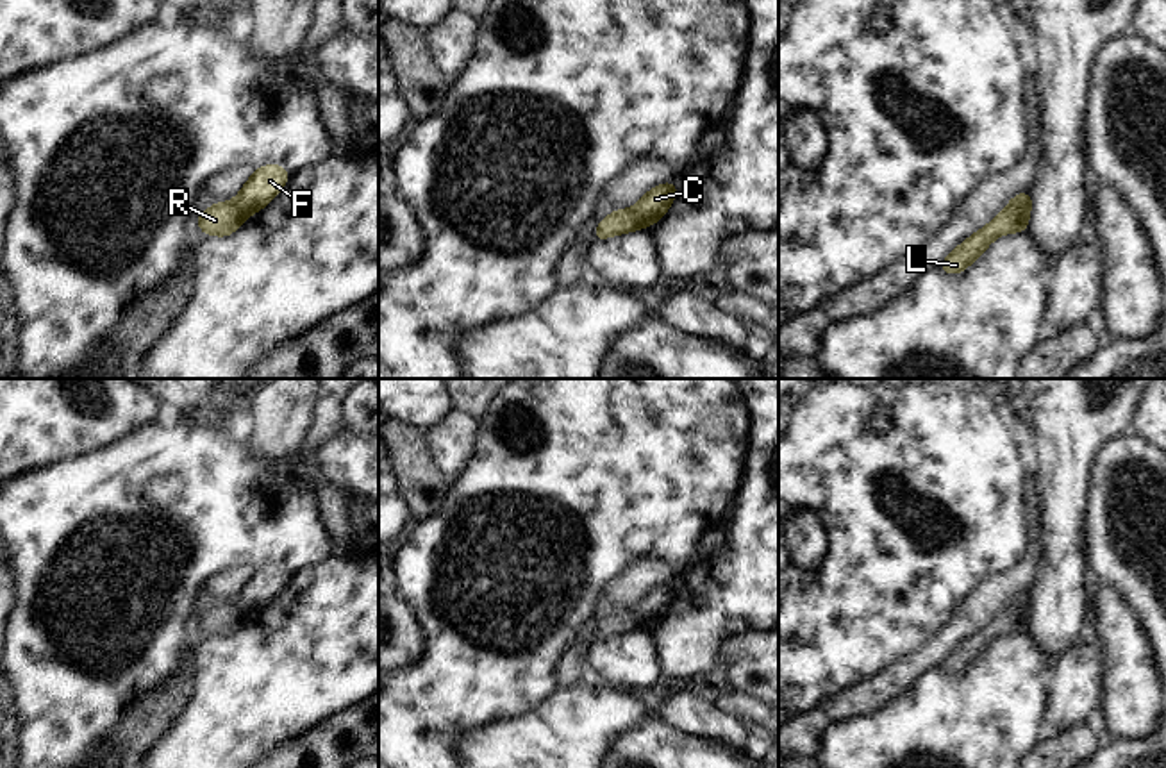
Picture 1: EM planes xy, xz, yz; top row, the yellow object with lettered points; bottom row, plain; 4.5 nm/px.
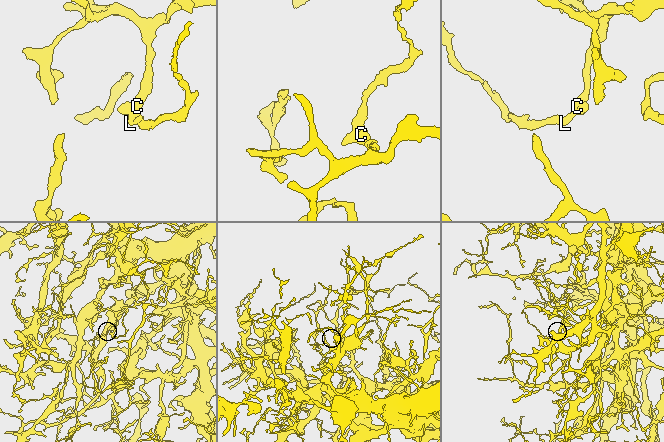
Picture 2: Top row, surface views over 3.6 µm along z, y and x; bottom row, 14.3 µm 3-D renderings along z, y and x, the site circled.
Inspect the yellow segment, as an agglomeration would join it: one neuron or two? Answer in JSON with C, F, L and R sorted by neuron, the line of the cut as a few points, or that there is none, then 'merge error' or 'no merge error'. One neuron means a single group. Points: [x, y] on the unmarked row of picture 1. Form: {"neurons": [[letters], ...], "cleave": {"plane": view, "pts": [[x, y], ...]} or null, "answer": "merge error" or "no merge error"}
{"neurons": [["C", "F"], ["L", "R"]], "cleave": {"plane": "xy", "pts": [[233, 601], [247, 617]]}, "answer": "merge error"}

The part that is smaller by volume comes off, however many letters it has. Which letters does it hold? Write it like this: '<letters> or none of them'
L, R

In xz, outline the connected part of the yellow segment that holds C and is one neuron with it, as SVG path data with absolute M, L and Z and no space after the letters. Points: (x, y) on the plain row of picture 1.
M662 582L650 591L646 591L632 607L632 611L641 618L643 627L648 629L655 622L662 620L670 605L677 598L677 582Z

